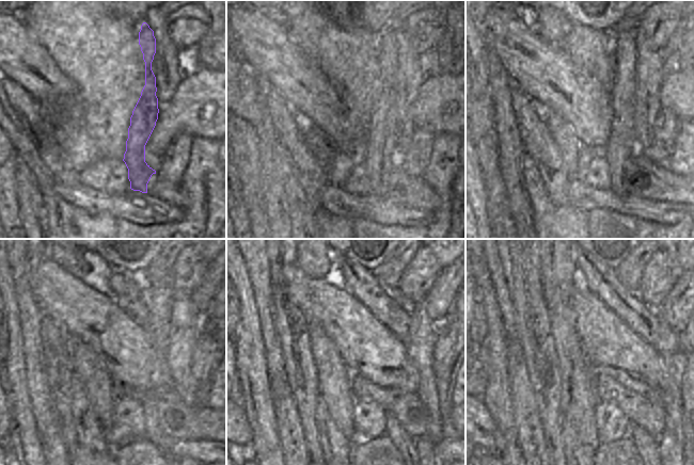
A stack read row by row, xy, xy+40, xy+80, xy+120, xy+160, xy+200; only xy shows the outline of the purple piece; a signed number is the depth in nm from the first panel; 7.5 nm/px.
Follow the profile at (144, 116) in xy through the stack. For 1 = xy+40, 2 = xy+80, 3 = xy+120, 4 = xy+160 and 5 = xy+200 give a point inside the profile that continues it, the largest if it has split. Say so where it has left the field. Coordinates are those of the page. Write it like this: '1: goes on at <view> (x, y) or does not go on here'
1: goes on at xy+40 (381, 148)
2: goes on at xy+80 (620, 149)
3: goes on at xy+120 (158, 298)
4: goes on at xy+160 (407, 445)
5: goes on at xy+200 (646, 445)

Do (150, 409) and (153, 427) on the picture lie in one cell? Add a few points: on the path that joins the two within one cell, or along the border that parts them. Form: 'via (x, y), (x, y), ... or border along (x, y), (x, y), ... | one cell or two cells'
via (151, 413), (152, 422) | one cell

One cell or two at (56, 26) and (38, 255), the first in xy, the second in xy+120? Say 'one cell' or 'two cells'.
two cells

